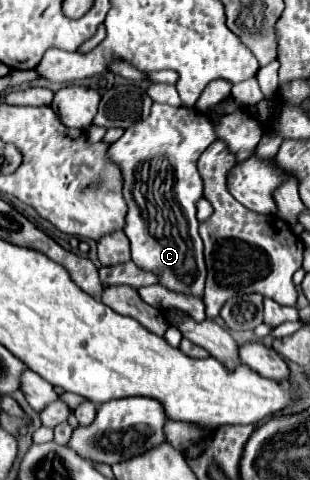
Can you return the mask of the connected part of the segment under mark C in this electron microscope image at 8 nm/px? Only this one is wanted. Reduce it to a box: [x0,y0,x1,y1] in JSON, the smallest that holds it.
[107,78,265,296]

